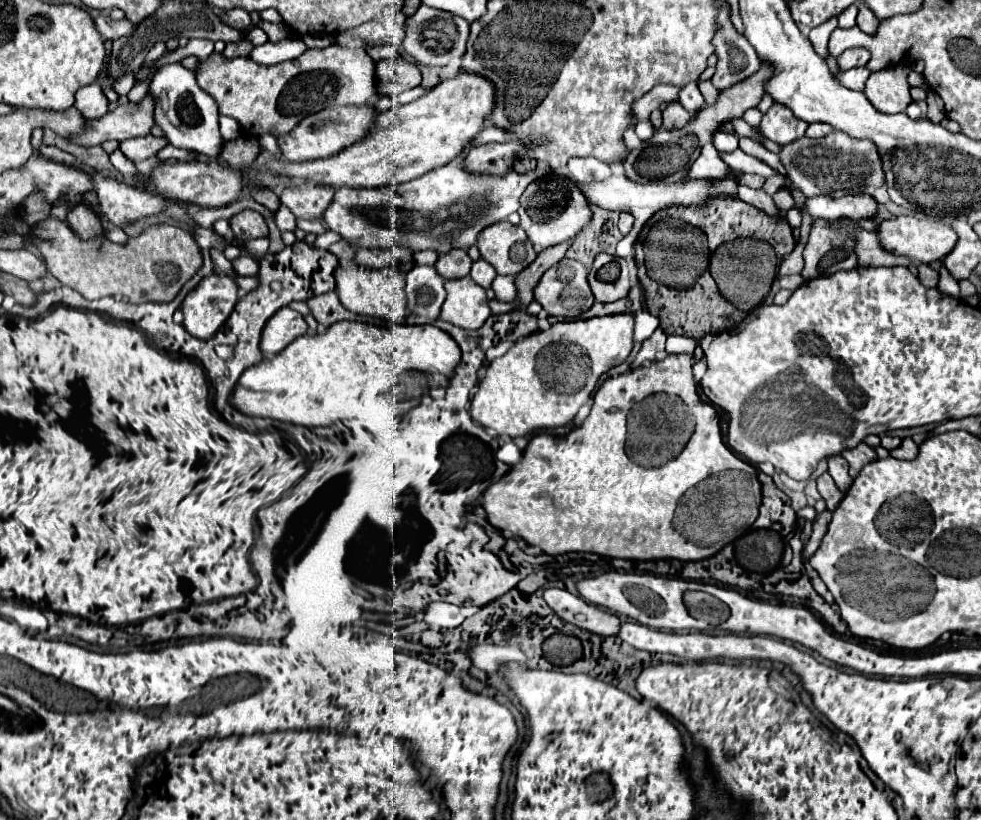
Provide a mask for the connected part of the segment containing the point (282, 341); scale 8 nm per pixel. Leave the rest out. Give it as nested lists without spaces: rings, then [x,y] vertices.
[[[282,307],[264,325],[260,349],[266,357],[274,357],[304,333],[308,333],[304,317],[290,307]]]

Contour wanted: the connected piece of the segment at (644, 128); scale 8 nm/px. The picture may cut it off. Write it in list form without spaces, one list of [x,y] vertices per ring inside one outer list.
[[[640,121],[640,123],[636,125],[636,135],[638,135],[642,141],[650,141],[654,133],[656,133],[656,129],[654,129],[654,125],[652,125],[650,121]]]

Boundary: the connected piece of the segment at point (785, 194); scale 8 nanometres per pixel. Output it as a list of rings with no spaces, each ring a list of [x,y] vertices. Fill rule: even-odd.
[[[780,189],[778,193],[774,193],[774,195],[772,195],[772,199],[774,199],[774,203],[776,203],[776,207],[778,207],[778,209],[780,209],[782,213],[786,213],[788,209],[792,209],[792,207],[796,205],[788,189]]]

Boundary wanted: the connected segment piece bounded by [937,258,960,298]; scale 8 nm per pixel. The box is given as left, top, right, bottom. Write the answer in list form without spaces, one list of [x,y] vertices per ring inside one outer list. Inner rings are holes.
[[[943,258],[940,268],[940,279],[938,283],[938,289],[942,291],[942,293],[953,296],[953,297],[960,297],[960,288],[959,283],[956,281],[948,272],[948,270],[944,267],[944,259]]]

